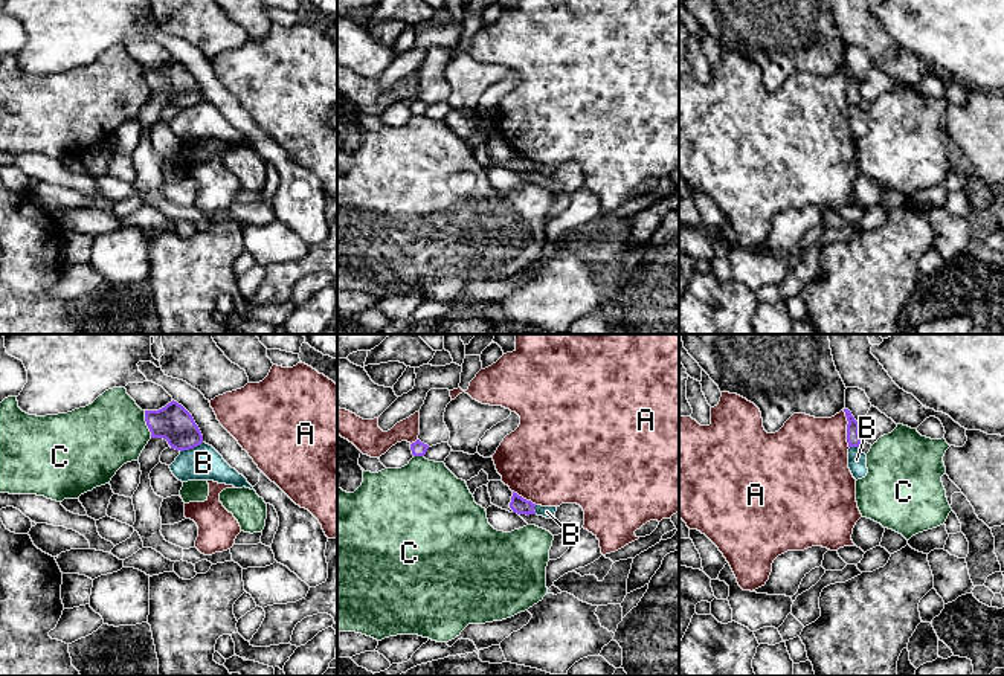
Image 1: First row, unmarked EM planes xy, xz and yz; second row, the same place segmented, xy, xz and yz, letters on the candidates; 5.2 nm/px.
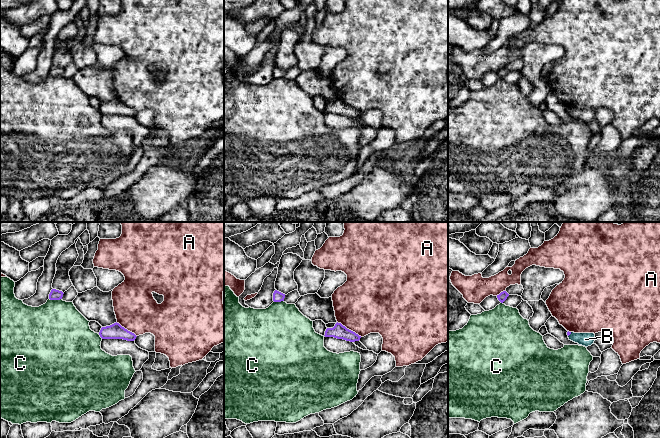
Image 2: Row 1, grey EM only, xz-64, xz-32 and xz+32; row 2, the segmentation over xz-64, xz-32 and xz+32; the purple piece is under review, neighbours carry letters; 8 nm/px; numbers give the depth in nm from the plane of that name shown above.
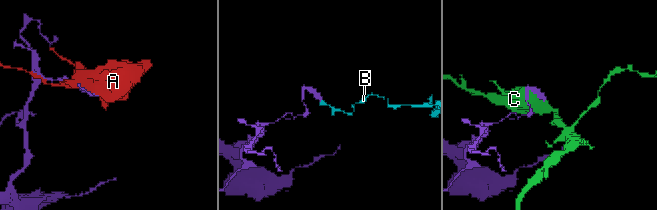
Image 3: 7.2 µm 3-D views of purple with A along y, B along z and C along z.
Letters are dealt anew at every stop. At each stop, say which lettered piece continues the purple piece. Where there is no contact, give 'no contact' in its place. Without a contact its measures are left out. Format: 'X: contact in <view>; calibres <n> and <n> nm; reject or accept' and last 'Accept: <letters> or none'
A: contact in yz; calibres 80 and 420 nm; reject
B: contact in xy; calibres 190 and 190 nm; reject
C: contact in xy; calibres 190 and 360 nm; reject
Accept: none

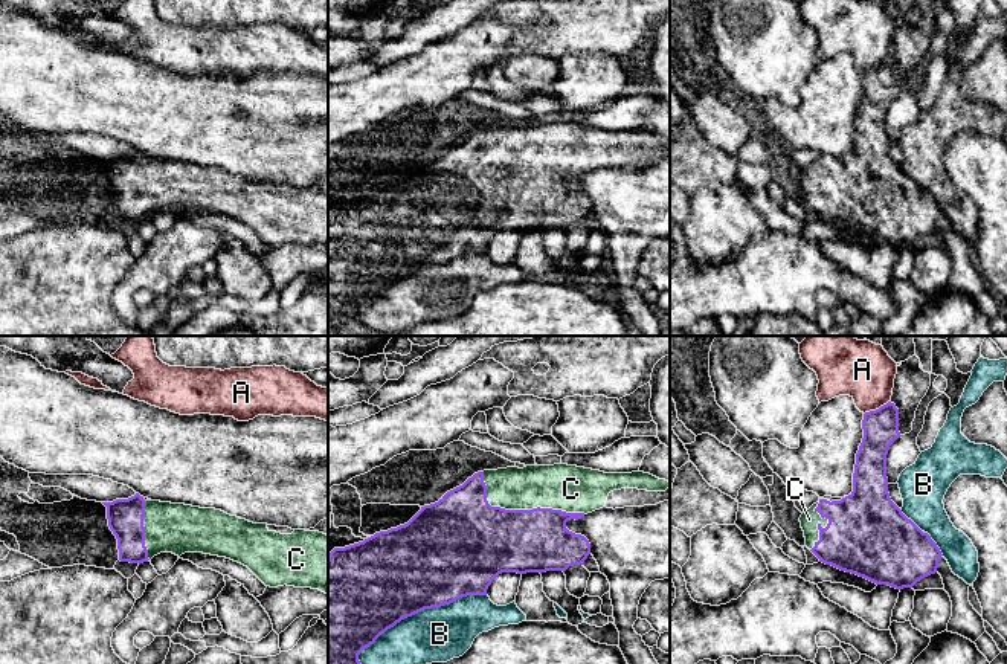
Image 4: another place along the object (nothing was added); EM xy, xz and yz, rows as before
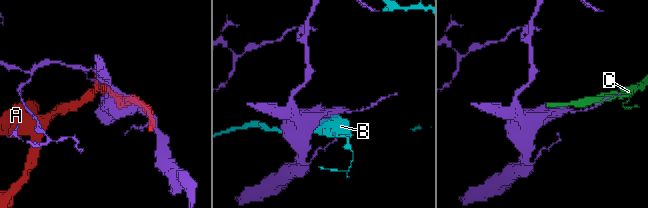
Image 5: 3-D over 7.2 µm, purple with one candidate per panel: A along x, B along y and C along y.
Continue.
A: contact in yz; calibres 190 and 300 nm; reject
B: contact in xz; calibres 480 and 280 nm; reject
C: contact in xz; calibres 380 and 240 nm; accept
Accept: C

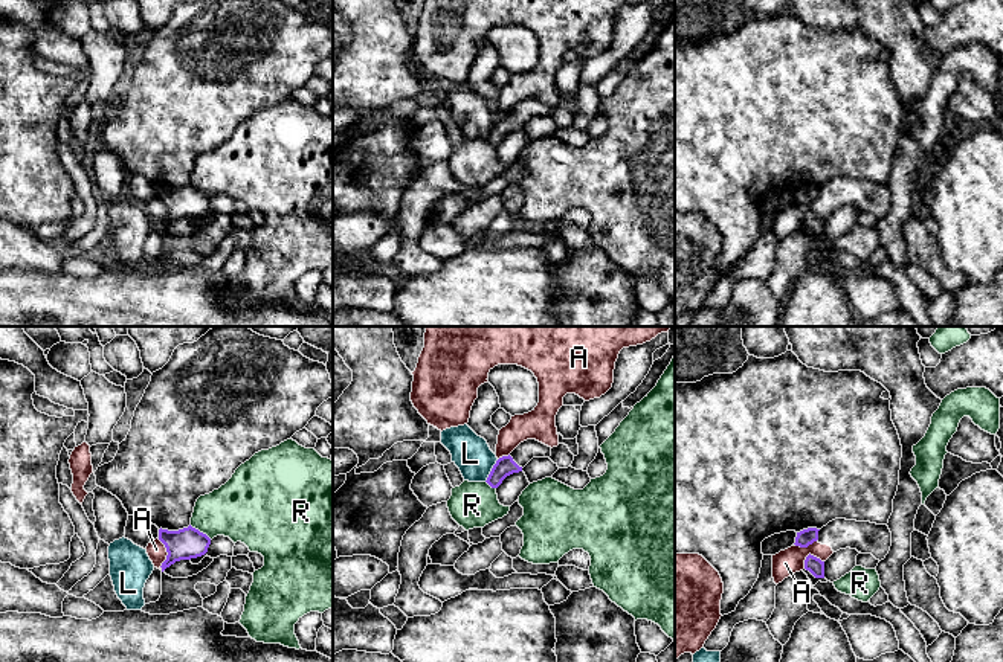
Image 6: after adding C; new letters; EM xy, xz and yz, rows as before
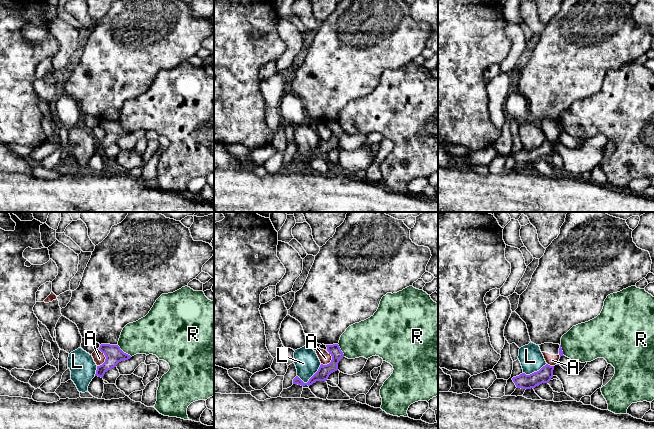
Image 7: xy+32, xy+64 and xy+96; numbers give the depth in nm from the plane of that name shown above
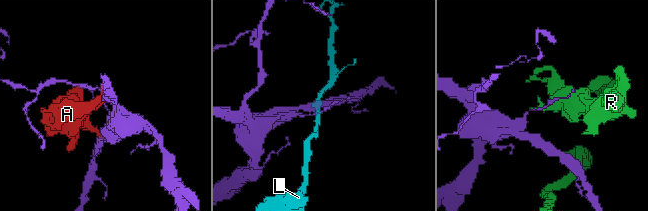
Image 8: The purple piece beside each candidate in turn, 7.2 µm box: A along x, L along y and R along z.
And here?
A: contact in xy; calibres 170 and 100 nm; reject
L: contact in xz; calibres 100 and 200 nm; reject
R: contact in xy; calibres 170 and 320 nm; reject
Accept: none

